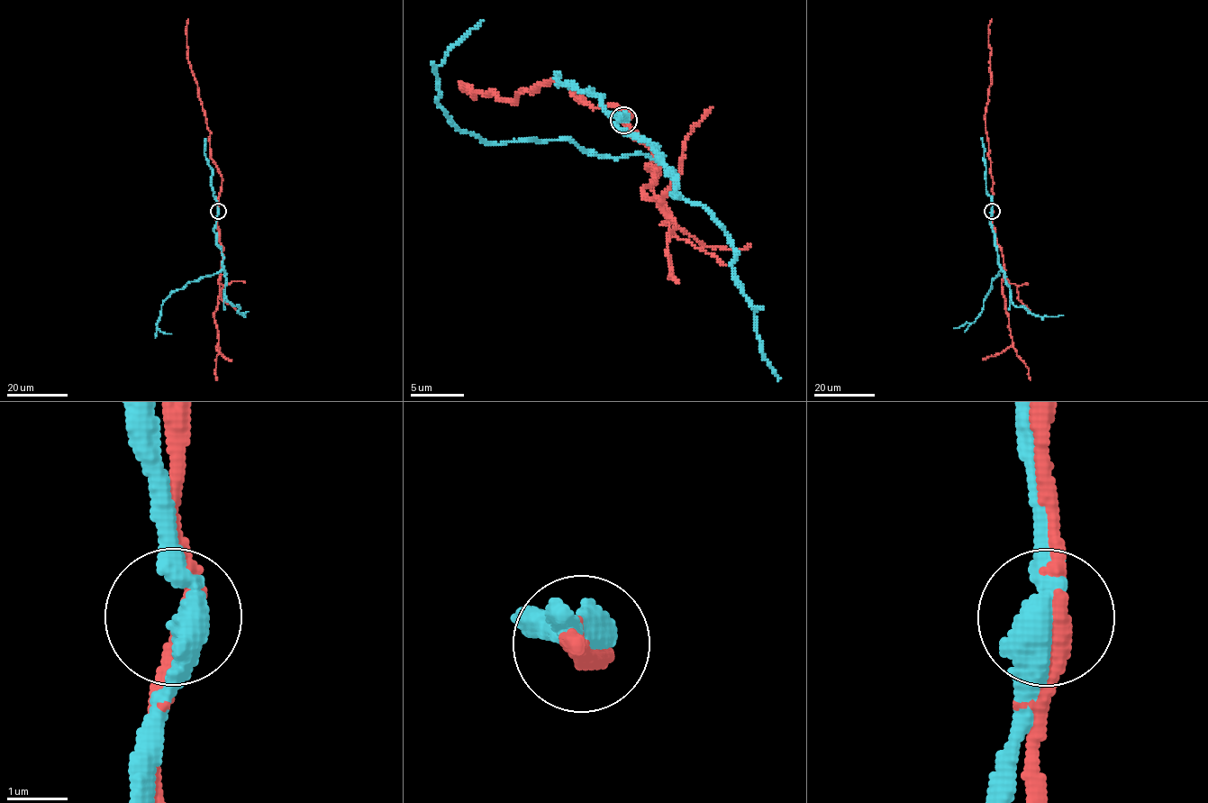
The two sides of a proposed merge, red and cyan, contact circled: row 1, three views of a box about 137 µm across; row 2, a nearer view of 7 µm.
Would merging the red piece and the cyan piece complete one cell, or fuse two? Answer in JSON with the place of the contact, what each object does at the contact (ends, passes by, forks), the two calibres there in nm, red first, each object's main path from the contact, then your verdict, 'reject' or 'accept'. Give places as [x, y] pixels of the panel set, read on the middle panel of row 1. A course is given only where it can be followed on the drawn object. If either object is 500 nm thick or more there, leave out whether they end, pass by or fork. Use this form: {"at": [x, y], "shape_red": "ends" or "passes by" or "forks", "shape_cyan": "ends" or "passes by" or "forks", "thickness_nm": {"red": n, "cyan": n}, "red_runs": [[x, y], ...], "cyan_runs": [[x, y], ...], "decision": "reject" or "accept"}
{"at": [623, 120], "shape_red": "passes by", "shape_cyan": "passes by", "thickness_nm": {"red": 320, "cyan": 440}, "red_runs": [[625, 122], [620, 106], [598, 107], [553, 81], [511, 102], [473, 96], [461, 81], [467, 94]], "cyan_runs": [[623, 119], [656, 159], [463, 132], [437, 104], [436, 68], [483, 20]], "decision": "reject"}

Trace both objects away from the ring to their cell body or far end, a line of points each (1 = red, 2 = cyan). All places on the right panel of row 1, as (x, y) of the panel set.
1: (993, 211), (992, 177), (985, 114), (992, 79), (988, 25), (992, 19)
2: (992, 211), (990, 225), (1001, 269), (992, 278), (980, 314), (973, 323), (954, 328)

